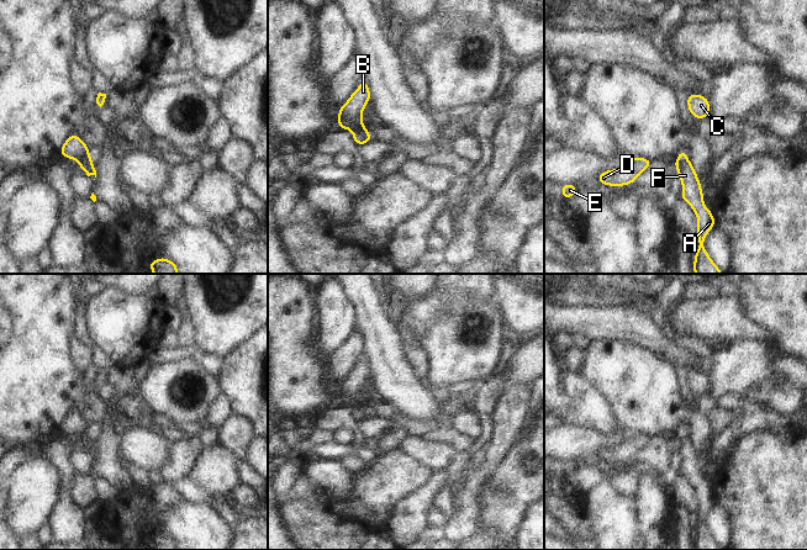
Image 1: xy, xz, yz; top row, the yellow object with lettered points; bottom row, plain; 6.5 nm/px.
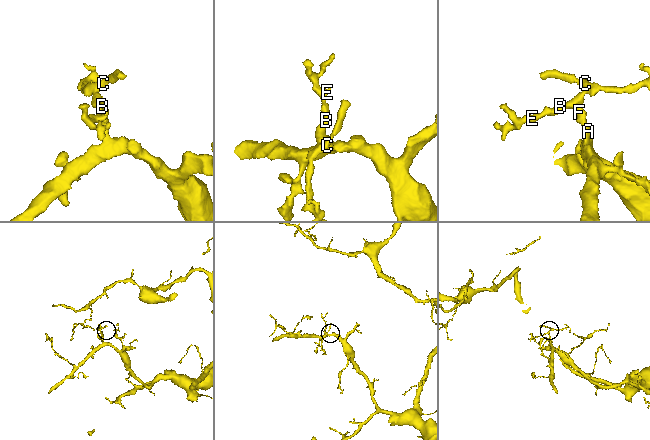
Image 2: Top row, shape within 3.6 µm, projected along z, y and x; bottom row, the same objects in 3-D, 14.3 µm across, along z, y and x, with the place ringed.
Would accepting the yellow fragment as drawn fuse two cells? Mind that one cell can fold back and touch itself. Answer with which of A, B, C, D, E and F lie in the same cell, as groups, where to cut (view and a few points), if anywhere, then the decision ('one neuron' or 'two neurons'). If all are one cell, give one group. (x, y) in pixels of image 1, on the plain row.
groups A B C D E F; cut none; one neuron

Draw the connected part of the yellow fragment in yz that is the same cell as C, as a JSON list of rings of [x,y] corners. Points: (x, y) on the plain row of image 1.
[[[698,370],[687,371],[687,382],[690,390],[700,396],[707,395],[710,388],[710,377]]]

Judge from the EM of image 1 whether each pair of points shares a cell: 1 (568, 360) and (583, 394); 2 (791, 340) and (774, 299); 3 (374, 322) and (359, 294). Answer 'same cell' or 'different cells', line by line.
1: different cells
2: same cell
3: same cell

